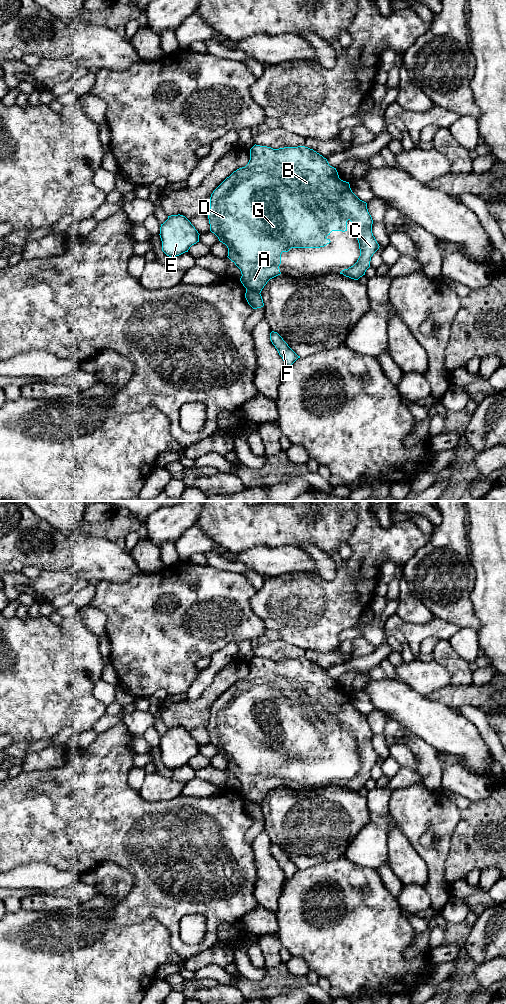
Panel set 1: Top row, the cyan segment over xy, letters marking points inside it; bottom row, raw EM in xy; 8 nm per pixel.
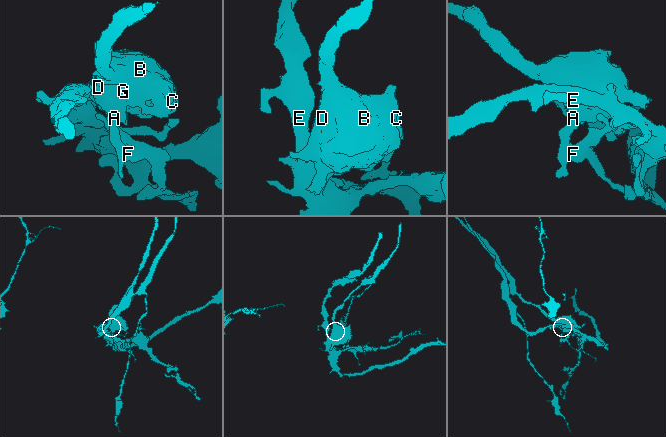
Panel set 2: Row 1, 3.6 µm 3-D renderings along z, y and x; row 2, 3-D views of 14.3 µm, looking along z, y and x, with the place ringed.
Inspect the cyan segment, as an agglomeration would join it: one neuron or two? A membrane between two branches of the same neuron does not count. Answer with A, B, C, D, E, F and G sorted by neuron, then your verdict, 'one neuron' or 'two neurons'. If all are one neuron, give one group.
A B C D G / E F; two neurons

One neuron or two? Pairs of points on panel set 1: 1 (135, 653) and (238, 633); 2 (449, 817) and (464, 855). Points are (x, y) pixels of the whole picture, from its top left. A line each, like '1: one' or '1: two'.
1: one
2: two

